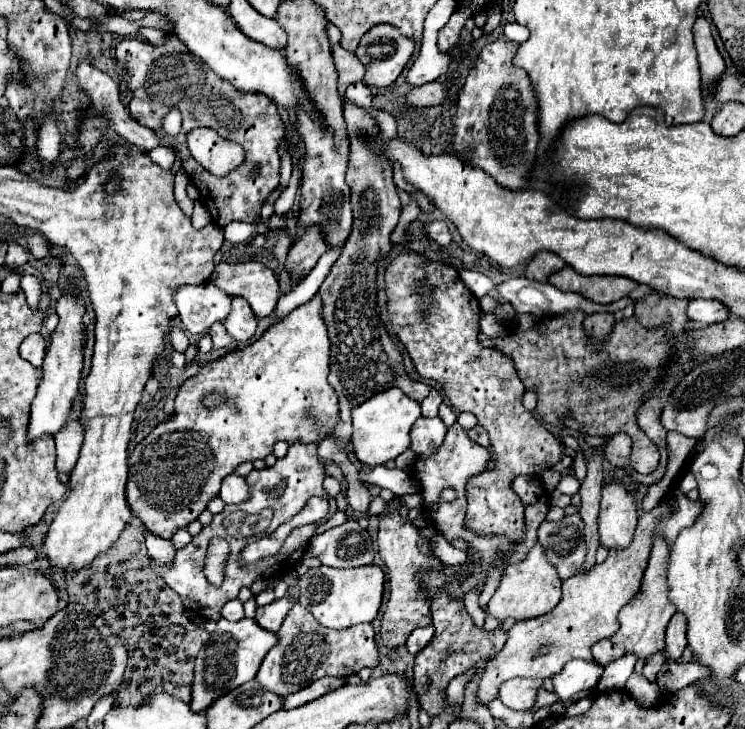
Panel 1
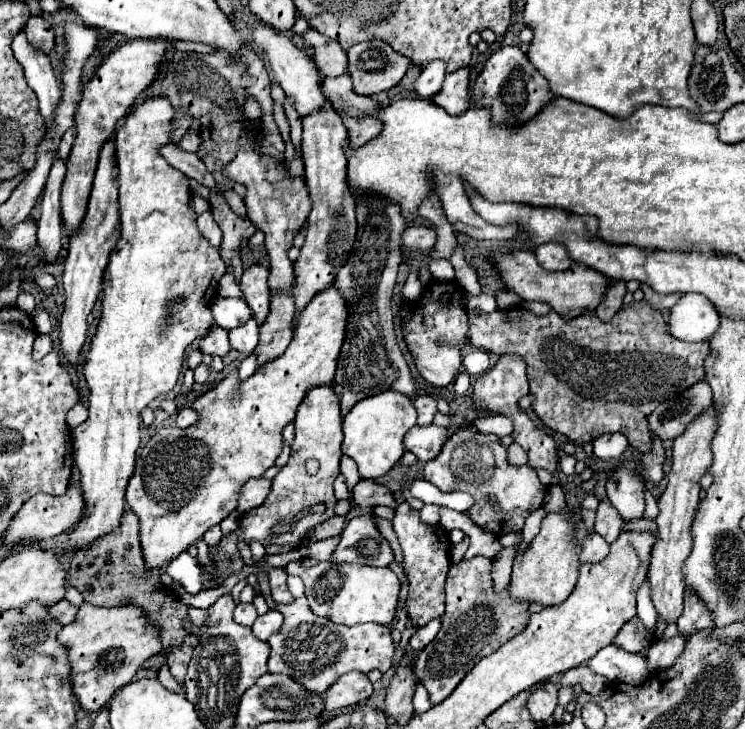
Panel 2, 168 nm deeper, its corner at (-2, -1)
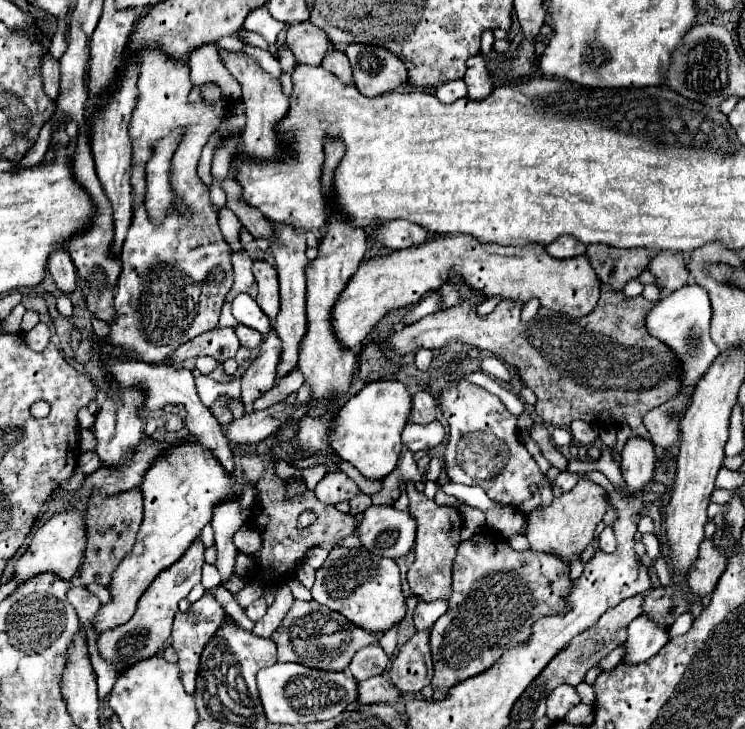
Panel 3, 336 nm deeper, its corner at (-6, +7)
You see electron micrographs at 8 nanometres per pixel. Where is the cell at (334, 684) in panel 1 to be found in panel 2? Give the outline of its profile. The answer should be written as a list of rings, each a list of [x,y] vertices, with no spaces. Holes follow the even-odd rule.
[[[348,672],[326,692],[326,710],[336,712],[368,700],[374,692],[372,682],[362,672]]]

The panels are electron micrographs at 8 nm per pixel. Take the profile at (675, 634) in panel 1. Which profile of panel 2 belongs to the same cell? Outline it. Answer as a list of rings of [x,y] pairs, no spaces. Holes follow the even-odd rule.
[[[694,592],[684,594],[684,612],[678,618],[678,630],[682,636],[690,636],[702,628],[710,628],[714,622],[710,620],[710,612],[706,612],[706,604],[694,596]]]

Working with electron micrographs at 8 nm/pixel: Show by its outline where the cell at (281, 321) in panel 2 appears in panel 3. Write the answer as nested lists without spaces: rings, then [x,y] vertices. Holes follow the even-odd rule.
[[[270,328],[264,342],[260,344],[258,358],[242,374],[242,396],[240,396],[240,400],[246,406],[246,414],[252,412],[252,402],[274,386],[280,354],[282,354],[282,340],[274,332],[274,328]]]

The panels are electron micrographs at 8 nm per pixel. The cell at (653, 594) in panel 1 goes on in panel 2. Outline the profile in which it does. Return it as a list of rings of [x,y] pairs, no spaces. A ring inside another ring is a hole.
[[[714,404],[702,414],[698,414],[696,420],[692,420],[678,438],[674,438],[674,446],[672,446],[674,460],[672,460],[672,470],[668,474],[668,486],[658,498],[658,508],[660,508],[660,514],[656,518],[658,538],[652,548],[648,580],[652,586],[652,602],[656,606],[656,612],[666,624],[676,622],[678,616],[682,614],[682,600],[686,590],[686,584],[682,584],[682,564],[686,556],[690,556],[690,548],[692,548],[690,522],[694,522],[694,512],[698,510],[698,500],[702,490],[700,478],[710,468],[712,438],[714,438]]]

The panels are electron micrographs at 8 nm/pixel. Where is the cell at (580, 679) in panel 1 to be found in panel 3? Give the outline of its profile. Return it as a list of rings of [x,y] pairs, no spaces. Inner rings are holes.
[[[638,616],[636,620],[632,620],[626,632],[628,636],[626,636],[626,642],[622,644],[624,646],[622,660],[632,664],[640,664],[652,658],[668,642],[668,632],[662,626],[648,620],[646,616]]]

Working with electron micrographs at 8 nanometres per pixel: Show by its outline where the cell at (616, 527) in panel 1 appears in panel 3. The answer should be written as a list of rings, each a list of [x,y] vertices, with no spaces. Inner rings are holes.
[[[632,436],[620,456],[620,468],[624,476],[624,496],[638,496],[654,476],[656,452],[646,438]]]

